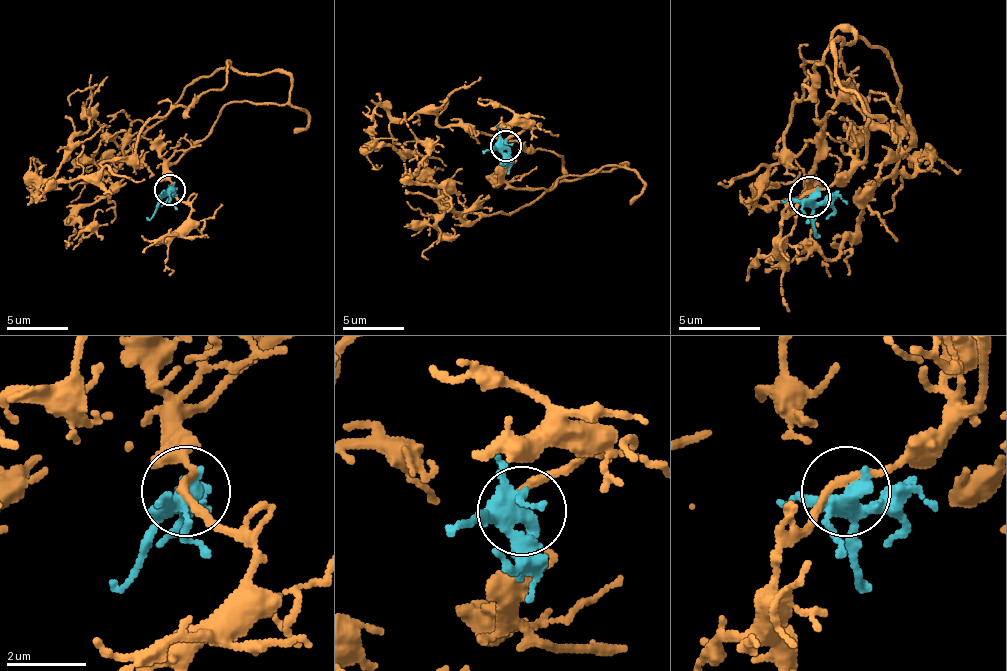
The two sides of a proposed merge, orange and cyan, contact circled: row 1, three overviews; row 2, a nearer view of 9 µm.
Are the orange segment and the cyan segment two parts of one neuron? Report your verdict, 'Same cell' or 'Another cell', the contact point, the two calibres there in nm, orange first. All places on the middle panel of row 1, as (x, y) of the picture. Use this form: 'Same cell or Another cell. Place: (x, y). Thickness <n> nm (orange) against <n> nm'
Another cell. Place: (506, 146). Thickness 180 nm (orange) against 360 nm

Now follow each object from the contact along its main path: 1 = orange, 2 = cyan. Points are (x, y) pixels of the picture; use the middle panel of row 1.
1: (505, 147), (514, 187), (626, 165), (468, 221), (421, 156), (381, 147), (365, 153), (375, 165)
2: (505, 147), (483, 153)

